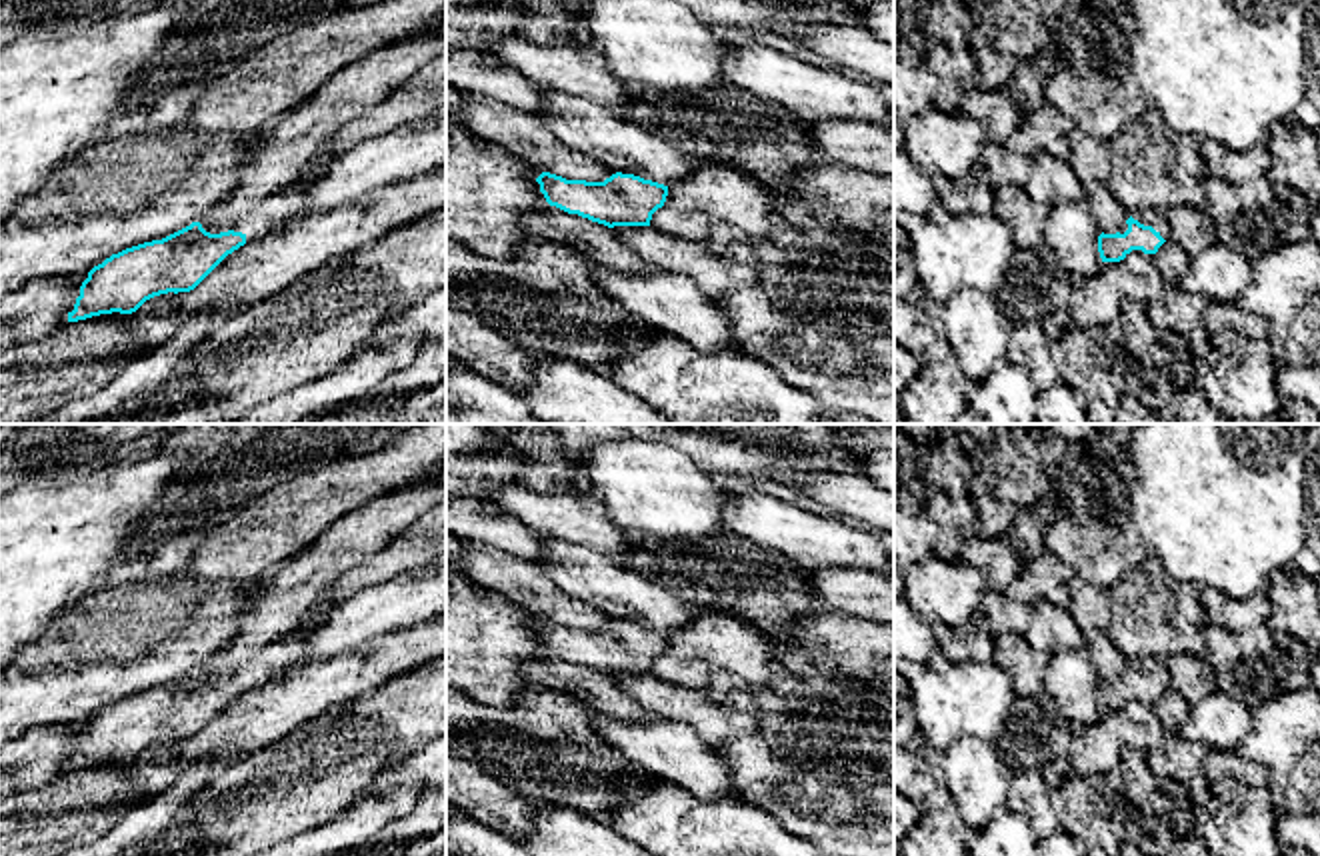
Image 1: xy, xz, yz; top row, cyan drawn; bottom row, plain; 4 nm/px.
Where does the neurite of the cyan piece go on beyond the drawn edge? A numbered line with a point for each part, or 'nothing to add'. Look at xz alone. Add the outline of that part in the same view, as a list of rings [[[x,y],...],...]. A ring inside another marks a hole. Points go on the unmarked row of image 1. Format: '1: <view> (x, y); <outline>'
nothing to add

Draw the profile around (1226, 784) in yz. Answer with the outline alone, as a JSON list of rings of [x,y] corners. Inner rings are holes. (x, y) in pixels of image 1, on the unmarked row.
[[[1212,748],[1188,782],[1194,834],[1212,856],[1278,856],[1268,768]]]

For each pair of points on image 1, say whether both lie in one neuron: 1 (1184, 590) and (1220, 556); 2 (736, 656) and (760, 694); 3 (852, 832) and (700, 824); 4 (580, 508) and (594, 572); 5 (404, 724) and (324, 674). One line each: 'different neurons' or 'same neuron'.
1: different neurons
2: different neurons
3: different neurons
4: different neurons
5: different neurons

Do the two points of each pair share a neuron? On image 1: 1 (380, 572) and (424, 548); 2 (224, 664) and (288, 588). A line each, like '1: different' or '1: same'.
1: same
2: same

